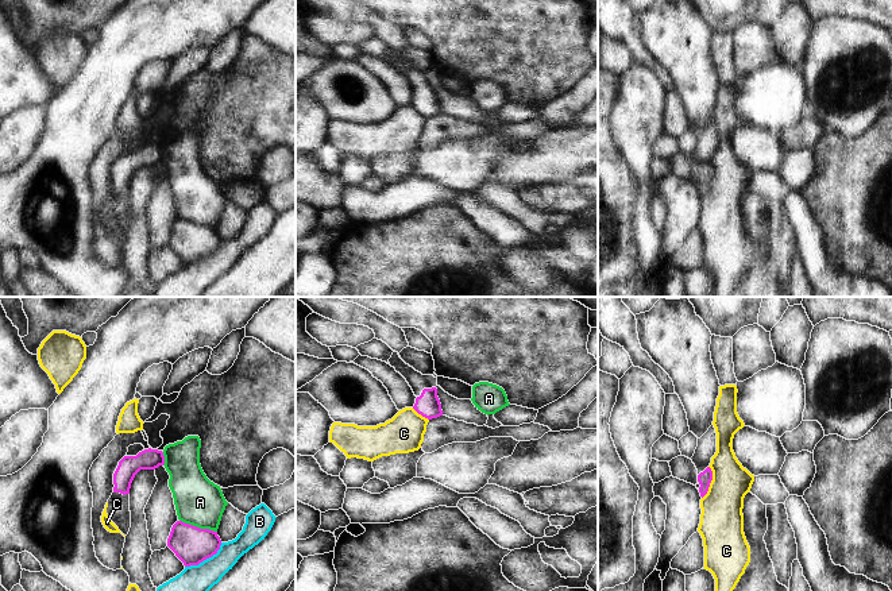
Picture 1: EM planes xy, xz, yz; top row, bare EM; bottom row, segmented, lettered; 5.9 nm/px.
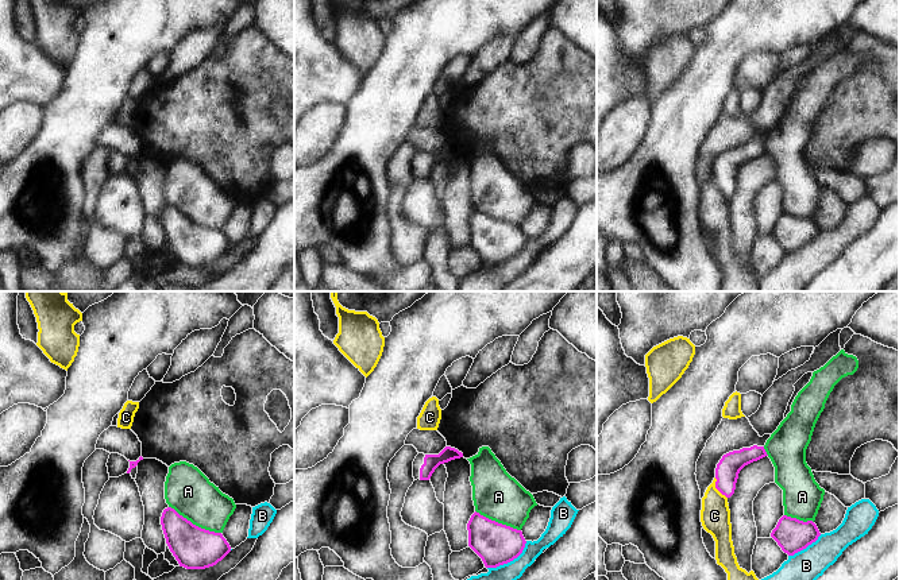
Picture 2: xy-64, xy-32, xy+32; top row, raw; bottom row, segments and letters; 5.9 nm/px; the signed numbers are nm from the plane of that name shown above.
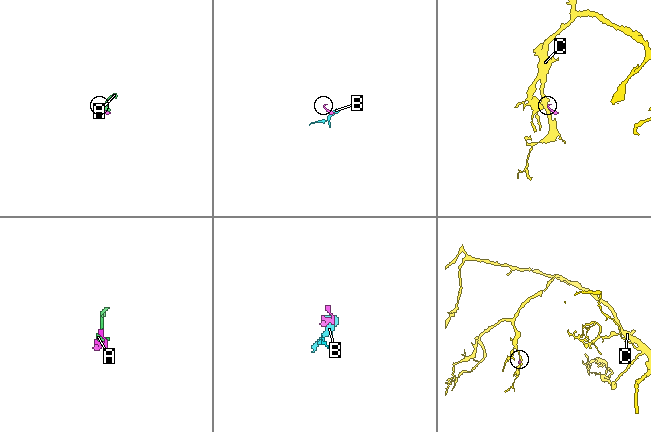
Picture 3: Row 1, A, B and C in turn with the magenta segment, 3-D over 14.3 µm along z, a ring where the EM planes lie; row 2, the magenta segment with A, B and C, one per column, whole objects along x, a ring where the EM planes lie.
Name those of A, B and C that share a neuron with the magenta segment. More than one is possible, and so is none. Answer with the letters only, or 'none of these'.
none of these

